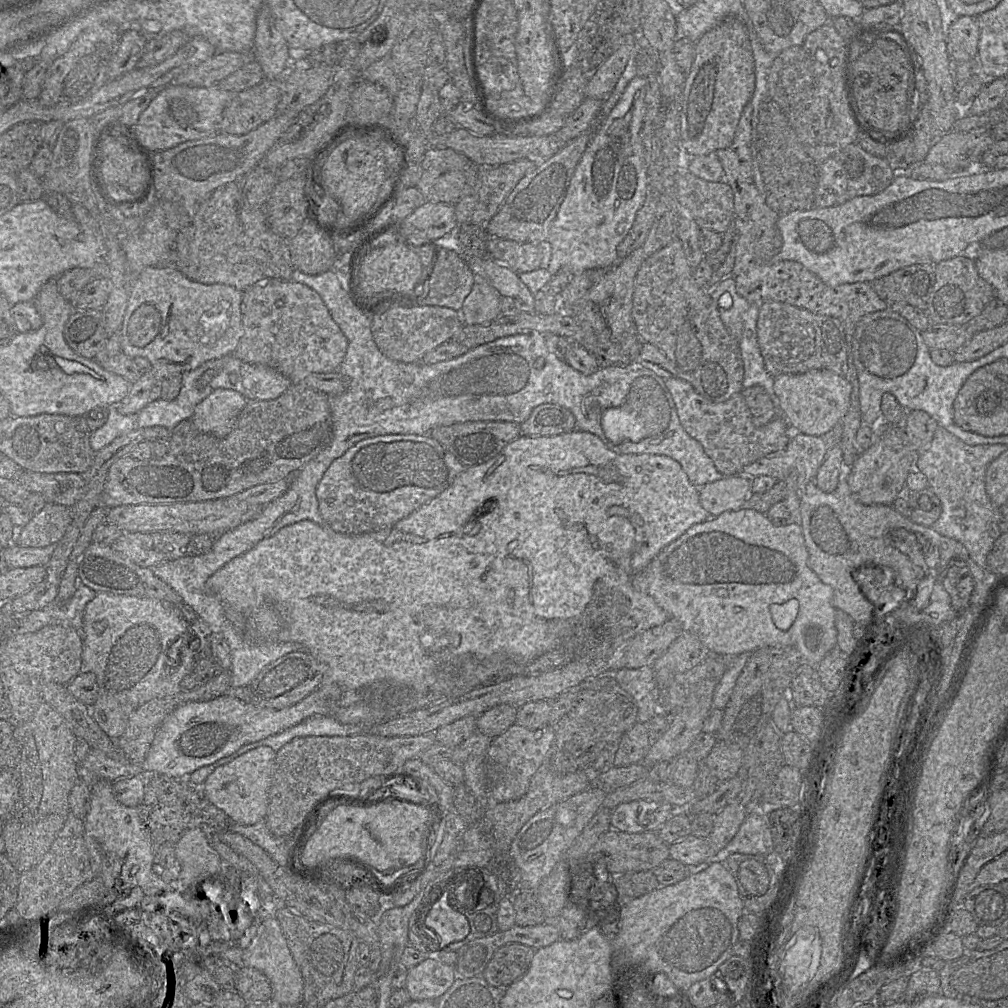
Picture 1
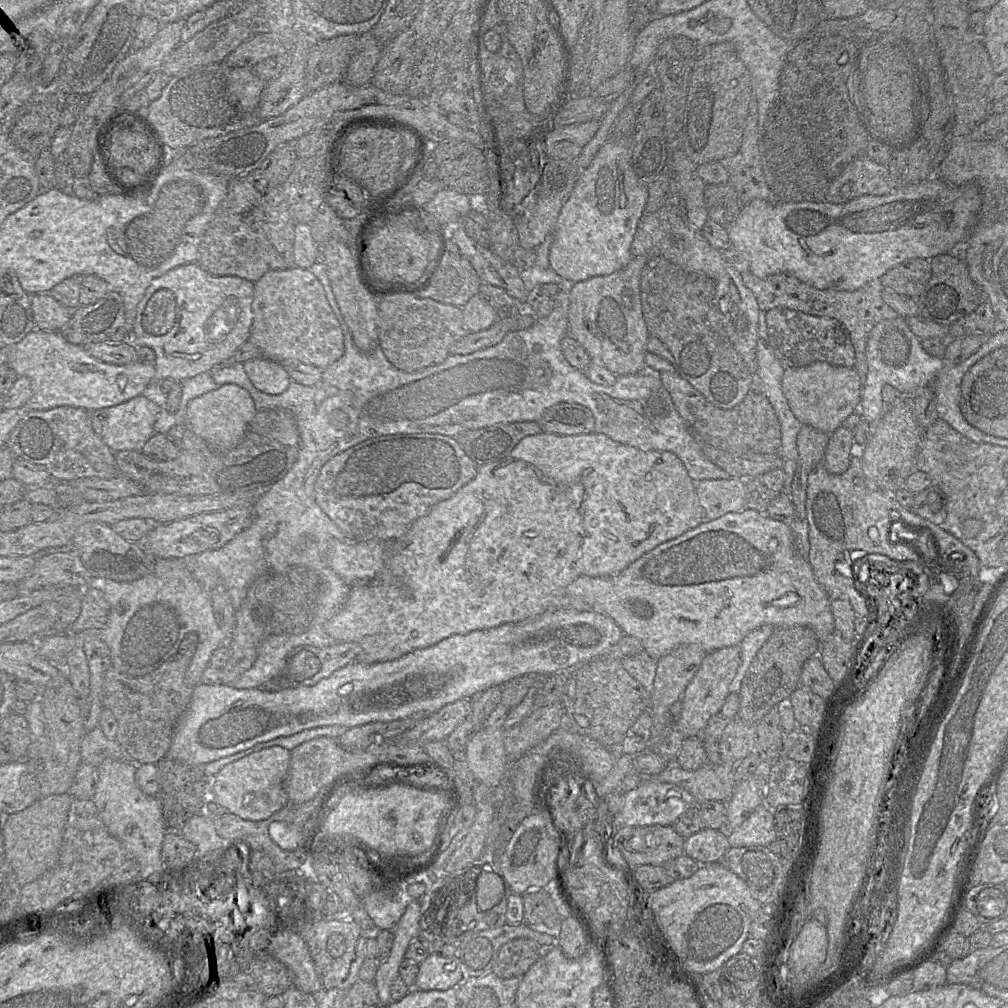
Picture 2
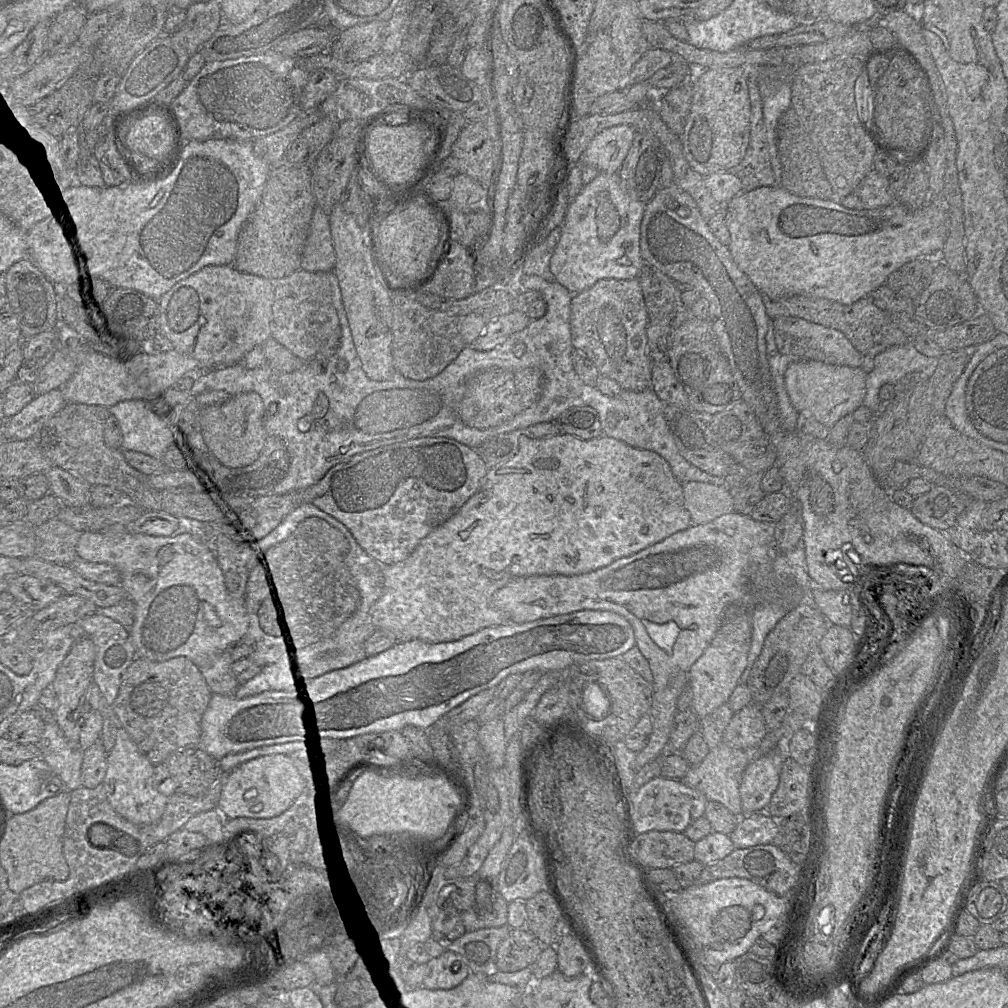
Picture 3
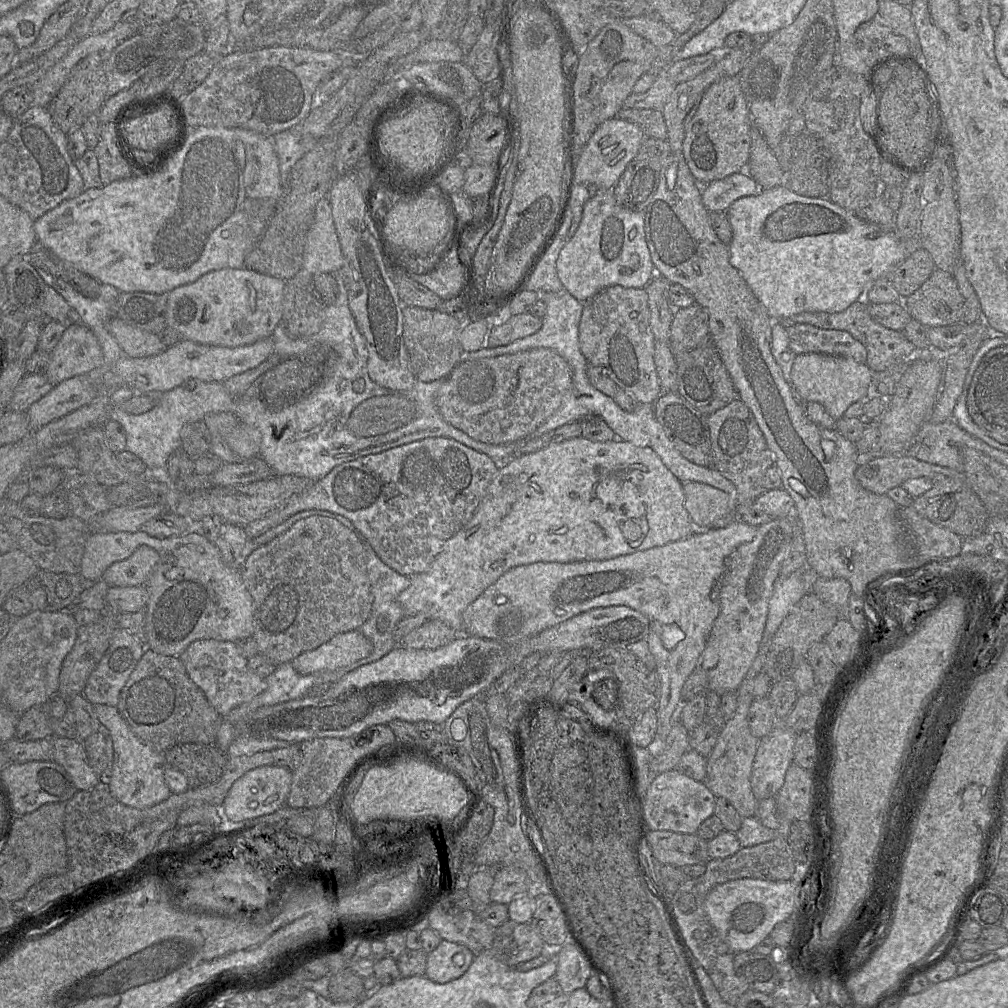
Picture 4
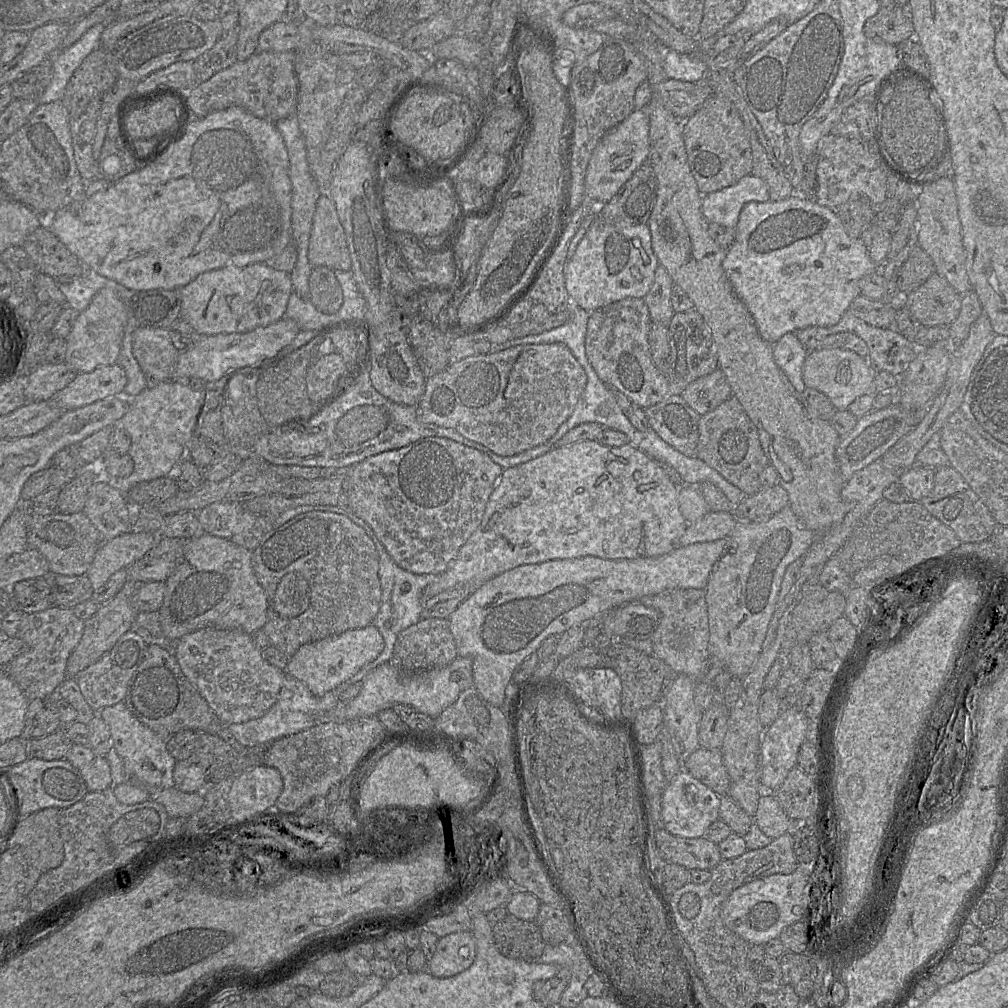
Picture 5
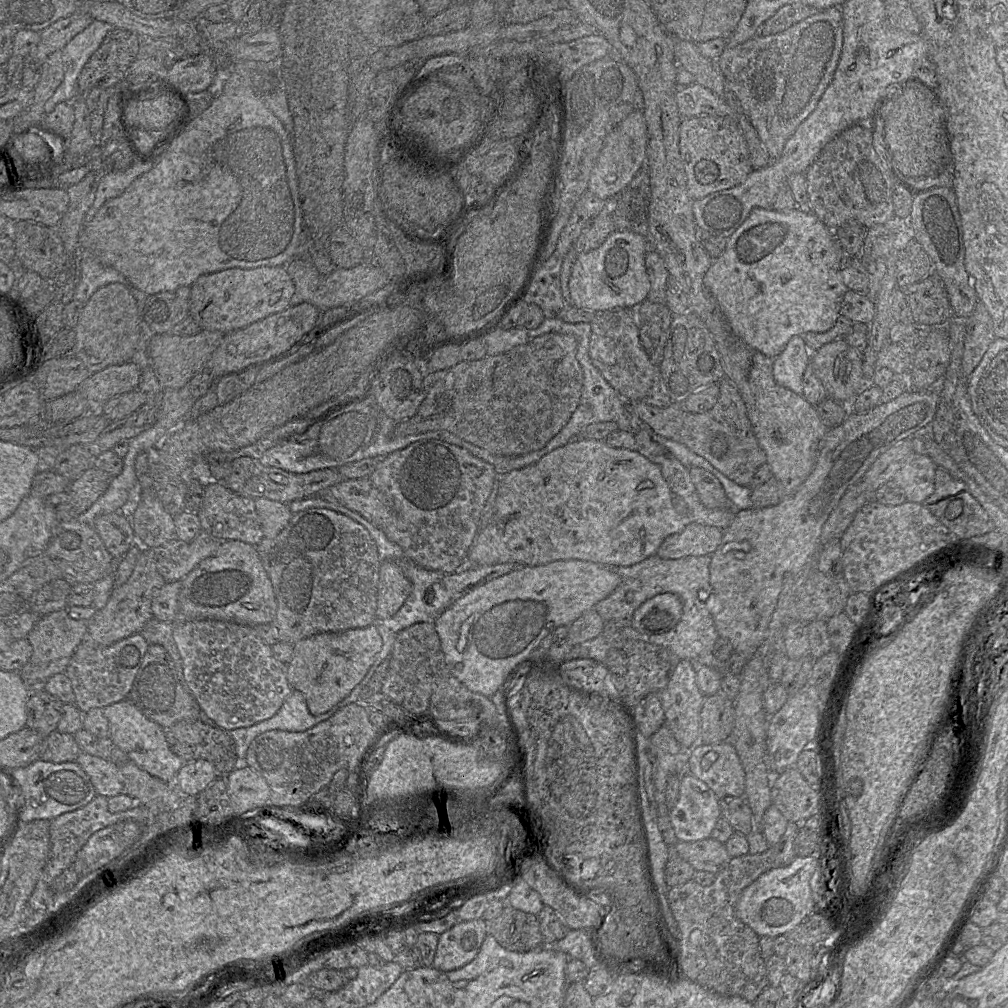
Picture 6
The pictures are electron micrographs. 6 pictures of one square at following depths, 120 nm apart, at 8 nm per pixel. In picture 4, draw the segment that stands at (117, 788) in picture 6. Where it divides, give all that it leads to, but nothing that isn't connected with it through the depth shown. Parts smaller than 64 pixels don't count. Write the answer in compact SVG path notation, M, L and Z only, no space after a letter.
M53 737L53 748L53 761L66 770L77 790L90 790L102 779L89 764L83 741Z

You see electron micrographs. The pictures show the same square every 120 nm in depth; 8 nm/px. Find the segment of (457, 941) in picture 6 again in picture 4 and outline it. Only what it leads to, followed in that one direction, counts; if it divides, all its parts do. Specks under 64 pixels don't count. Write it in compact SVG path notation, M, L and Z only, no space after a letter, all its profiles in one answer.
M441 940L427 955L425 976L436 983L446 983L462 976L471 965L474 954L465 946Z

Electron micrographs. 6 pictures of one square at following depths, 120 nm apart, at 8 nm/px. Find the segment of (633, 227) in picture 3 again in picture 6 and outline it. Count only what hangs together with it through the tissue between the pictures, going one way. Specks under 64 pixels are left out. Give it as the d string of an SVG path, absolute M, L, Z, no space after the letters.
M621 230L612 232L598 248L577 255L568 283L572 305L597 312L631 308L647 300L650 283L645 254L650 248L650 242L642 235Z

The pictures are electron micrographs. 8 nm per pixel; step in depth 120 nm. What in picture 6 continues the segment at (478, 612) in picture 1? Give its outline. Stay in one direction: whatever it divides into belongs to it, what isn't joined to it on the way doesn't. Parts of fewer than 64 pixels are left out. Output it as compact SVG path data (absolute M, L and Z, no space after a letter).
M573 439L565 446L554 449L538 462L523 469L498 477L499 489L496 511L490 522L479 530L467 555L466 566L480 567L499 563L515 563L518 566L539 566L558 560L583 560L608 567L628 567L657 553L663 540L686 527L686 519L679 515L672 504L673 493L662 476L660 468L637 451L607 446L603 440Z

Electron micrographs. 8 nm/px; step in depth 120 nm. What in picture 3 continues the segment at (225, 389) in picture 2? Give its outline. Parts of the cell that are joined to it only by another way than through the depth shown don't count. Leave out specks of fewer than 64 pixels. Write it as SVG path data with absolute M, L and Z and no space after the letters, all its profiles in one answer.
M255 392L231 396L227 402L202 411L199 426L220 466L242 468L257 460L268 436L263 425L263 416L263 401Z

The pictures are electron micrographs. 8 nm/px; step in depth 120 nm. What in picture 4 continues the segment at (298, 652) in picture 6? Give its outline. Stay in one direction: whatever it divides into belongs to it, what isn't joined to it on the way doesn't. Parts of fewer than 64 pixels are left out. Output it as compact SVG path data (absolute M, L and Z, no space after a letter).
M359 630L335 635L316 649L301 653L291 661L301 675L344 668L373 652L373 643Z

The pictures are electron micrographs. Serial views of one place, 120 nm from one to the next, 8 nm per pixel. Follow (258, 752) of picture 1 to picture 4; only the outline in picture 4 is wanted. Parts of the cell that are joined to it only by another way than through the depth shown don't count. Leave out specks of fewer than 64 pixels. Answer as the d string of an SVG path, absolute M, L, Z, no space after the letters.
M261 766L238 778L229 789L221 807L231 822L241 822L271 814L286 804L292 782L292 771L287 767Z

